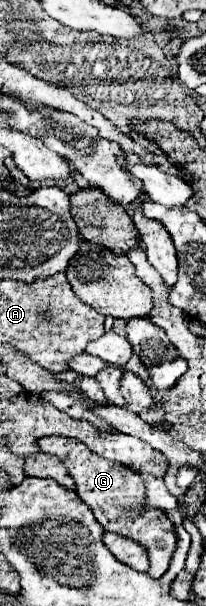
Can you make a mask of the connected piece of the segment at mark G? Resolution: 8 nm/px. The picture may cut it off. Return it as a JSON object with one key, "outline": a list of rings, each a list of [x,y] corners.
{"outline":[[[41,437],[37,441],[39,451],[55,455],[57,459],[61,459],[61,463],[65,465],[65,469],[69,471],[69,475],[75,481],[75,491],[81,497],[83,503],[89,505],[89,509],[93,511],[95,519],[99,521],[99,525],[105,531],[111,533],[119,533],[139,545],[145,547],[147,555],[149,555],[149,575],[153,579],[163,577],[163,573],[169,567],[171,561],[171,553],[175,549],[177,543],[177,535],[173,529],[173,523],[167,519],[167,515],[159,509],[149,509],[147,513],[139,515],[139,507],[145,501],[145,485],[143,479],[139,475],[135,475],[133,471],[129,471],[125,465],[115,463],[115,461],[107,461],[103,457],[99,457],[97,453],[91,453],[87,449],[87,445],[83,445],[81,441],[69,439],[69,437]]]}

